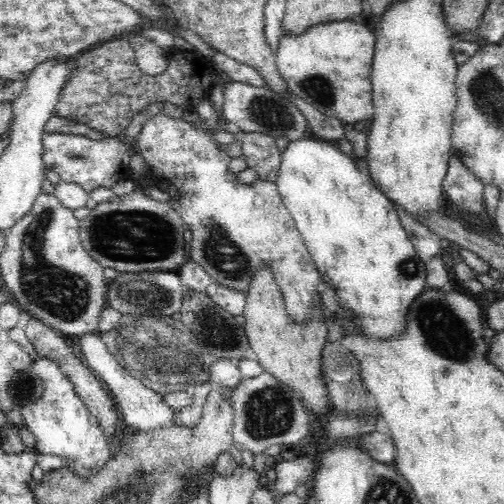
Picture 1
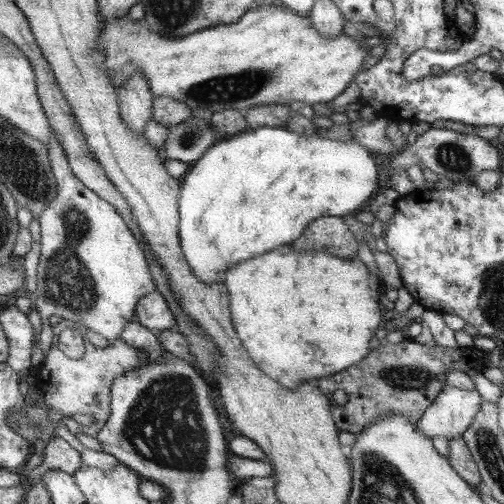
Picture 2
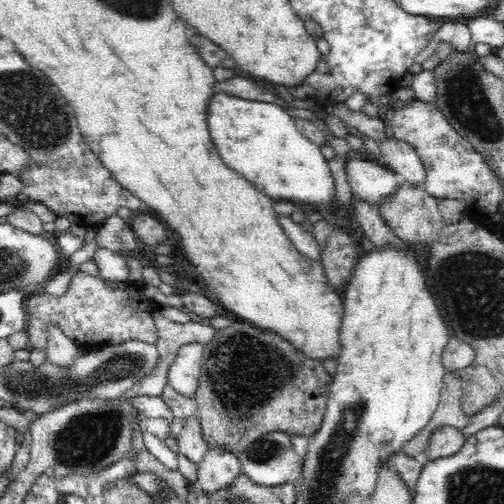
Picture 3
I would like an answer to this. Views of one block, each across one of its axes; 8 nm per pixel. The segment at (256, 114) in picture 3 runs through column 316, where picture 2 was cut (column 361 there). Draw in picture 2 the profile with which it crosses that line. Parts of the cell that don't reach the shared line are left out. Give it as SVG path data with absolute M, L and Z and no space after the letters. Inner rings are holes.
M261 126L245 130L233 138L213 142L213 146L187 168L179 190L179 236L181 252L201 284L219 282L221 274L237 260L253 260L279 246L297 240L309 222L321 216L353 214L375 190L377 164L373 152L361 144L327 140L323 134L297 134L287 128Z

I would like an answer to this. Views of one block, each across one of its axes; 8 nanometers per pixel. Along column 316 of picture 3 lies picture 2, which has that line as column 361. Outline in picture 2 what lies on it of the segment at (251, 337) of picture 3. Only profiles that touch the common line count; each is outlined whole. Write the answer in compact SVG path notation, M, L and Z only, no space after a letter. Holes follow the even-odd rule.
M401 340L395 344L379 342L375 350L371 350L357 366L349 366L349 370L343 370L341 374L333 374L327 378L317 380L317 388L321 394L329 398L331 412L335 418L335 424L339 432L351 432L357 436L367 426L375 424L379 418L385 418L389 414L403 414L409 420L417 422L427 406L431 406L437 400L437 394L441 394L445 386L445 374L449 370L467 374L469 370L481 370L495 362L497 354L487 354L471 348L443 348L443 346L421 346L415 340ZM335 390L343 390L347 394L347 400L343 404L335 404L331 400L331 394Z

